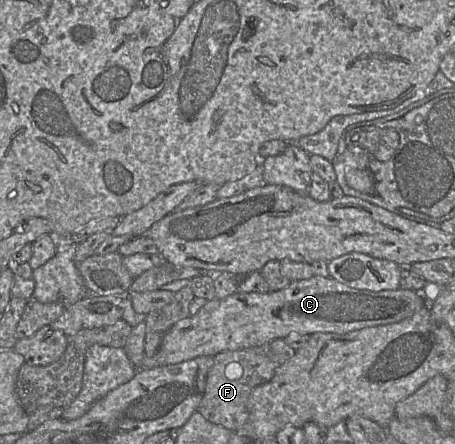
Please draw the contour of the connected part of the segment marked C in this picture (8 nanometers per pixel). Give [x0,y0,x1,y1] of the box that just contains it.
[141,275,426,369]

